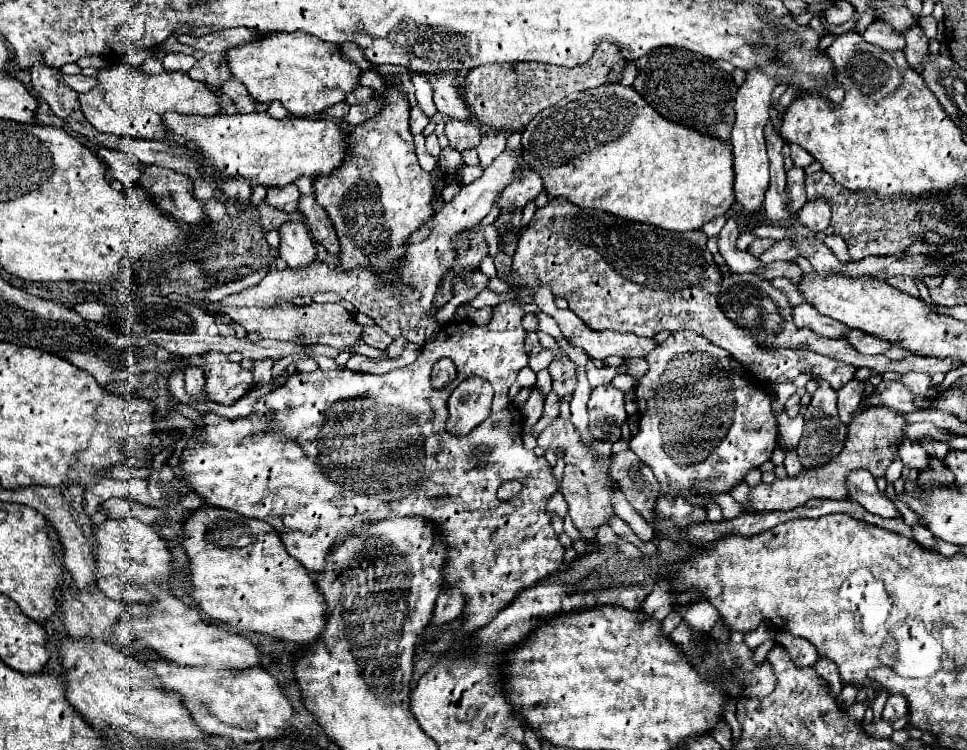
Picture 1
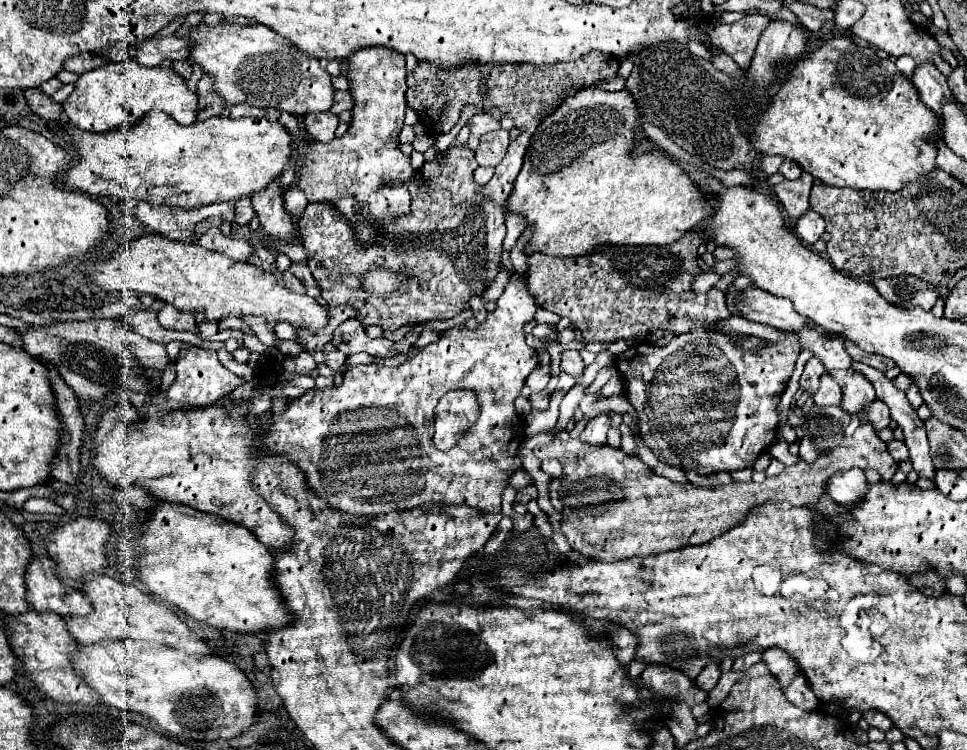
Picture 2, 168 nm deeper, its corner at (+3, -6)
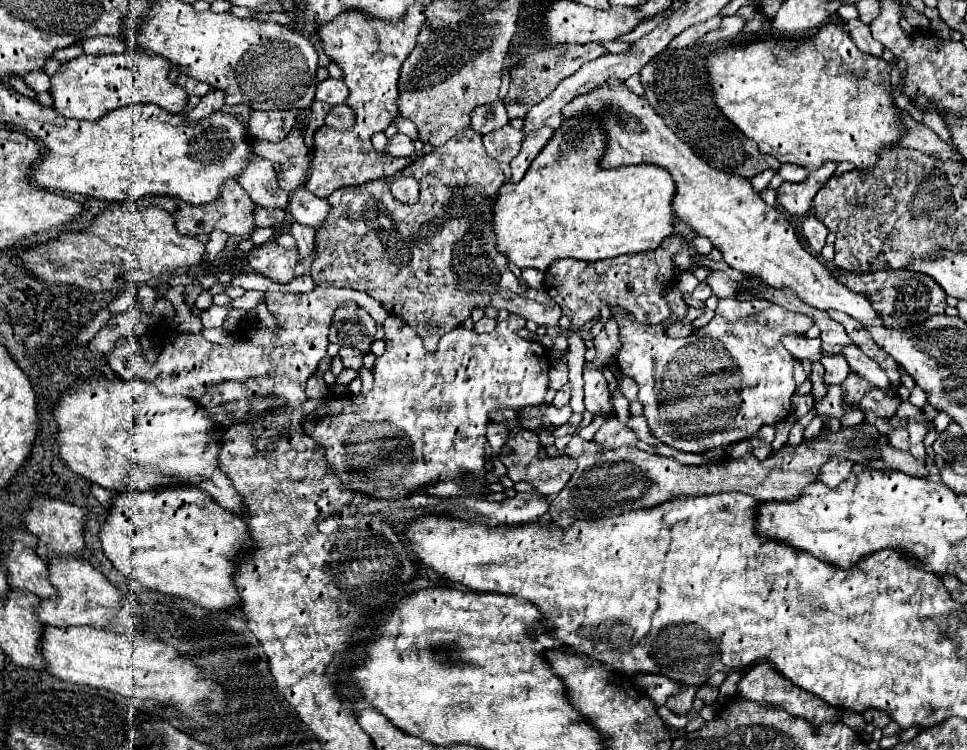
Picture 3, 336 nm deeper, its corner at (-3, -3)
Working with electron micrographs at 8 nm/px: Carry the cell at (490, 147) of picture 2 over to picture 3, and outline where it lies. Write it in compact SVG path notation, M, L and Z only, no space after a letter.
M505 124L503 128L497 128L483 136L483 146L489 156L493 156L499 163L511 162L521 148L523 132L515 130L511 124Z

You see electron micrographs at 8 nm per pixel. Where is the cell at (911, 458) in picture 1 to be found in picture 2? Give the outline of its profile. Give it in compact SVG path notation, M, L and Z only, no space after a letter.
M891 439L891 441L887 443L887 451L889 451L891 457L897 459L897 461L905 461L905 459L909 457L907 445L905 445L901 439Z

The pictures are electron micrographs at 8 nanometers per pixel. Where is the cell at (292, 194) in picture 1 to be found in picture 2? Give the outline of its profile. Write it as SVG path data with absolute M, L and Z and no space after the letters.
M289 187L289 189L285 189L285 193L283 193L283 199L285 199L285 209L293 215L293 217L301 217L301 213L305 211L305 207L307 207L307 197L305 197L305 193L301 191L301 189L297 189L297 187Z

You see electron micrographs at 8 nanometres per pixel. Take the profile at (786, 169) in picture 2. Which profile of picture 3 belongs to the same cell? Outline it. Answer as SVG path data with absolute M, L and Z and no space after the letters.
M781 164L781 168L777 170L777 174L787 180L787 182L803 182L803 178L807 178L807 170L803 166L795 166L795 164Z

